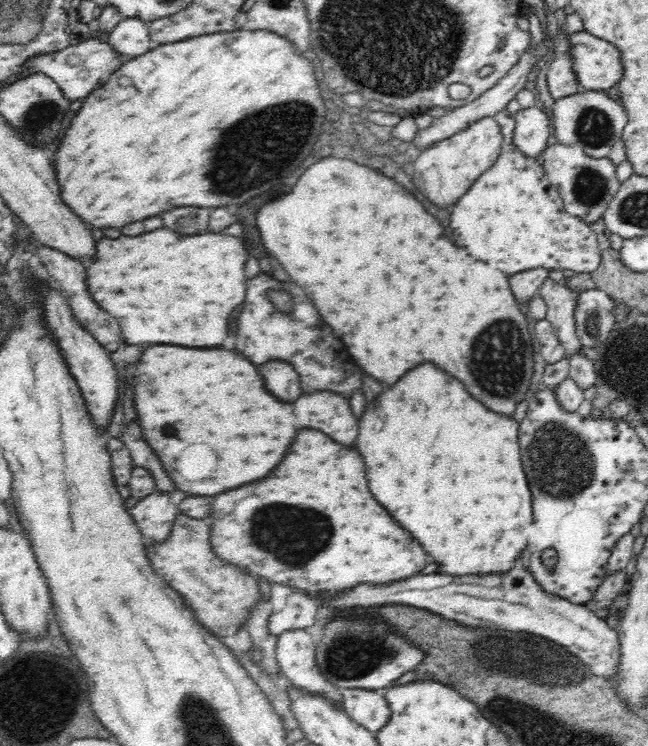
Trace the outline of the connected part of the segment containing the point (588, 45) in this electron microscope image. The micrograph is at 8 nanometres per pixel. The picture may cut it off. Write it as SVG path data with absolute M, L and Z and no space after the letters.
M580 32L580 34L572 34L574 41L574 70L579 74L579 82L585 89L610 90L614 86L623 83L627 76L627 66L624 64L624 54L618 45L612 41L600 38L592 33Z

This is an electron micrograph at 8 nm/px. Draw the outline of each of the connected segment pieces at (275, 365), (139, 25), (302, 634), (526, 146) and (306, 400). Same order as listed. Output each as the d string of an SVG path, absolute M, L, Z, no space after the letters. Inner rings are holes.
M274 357L274 360L268 360L260 366L260 372L264 374L268 388L272 388L272 392L276 392L284 400L294 400L303 390L303 384L300 383L302 375L297 367L298 365L292 361Z
M125 16L109 33L110 43L126 55L135 57L150 50L148 23L138 16Z
M292 628L277 637L275 657L278 670L300 687L324 691L340 696L340 689L332 686L321 673L316 662L316 642L308 630Z
M533 106L521 109L515 116L514 140L522 151L538 156L548 146L548 138L552 136L551 110Z
M330 389L304 392L296 400L298 424L320 428L344 444L354 444L358 436L358 416L350 406L350 397Z

